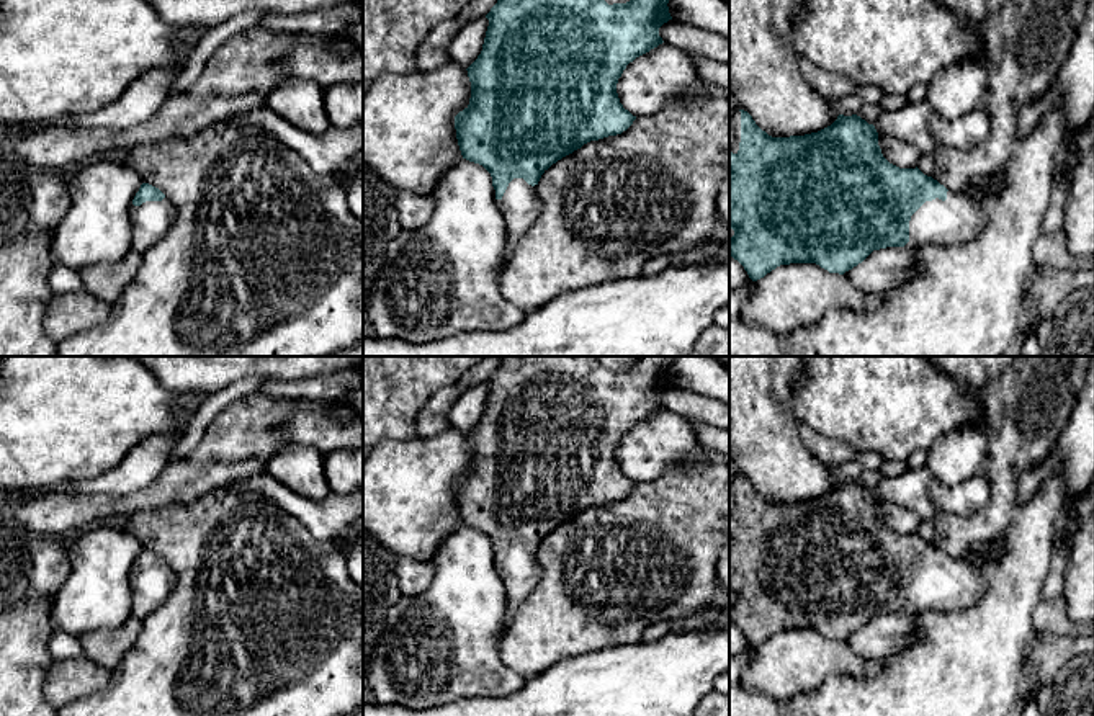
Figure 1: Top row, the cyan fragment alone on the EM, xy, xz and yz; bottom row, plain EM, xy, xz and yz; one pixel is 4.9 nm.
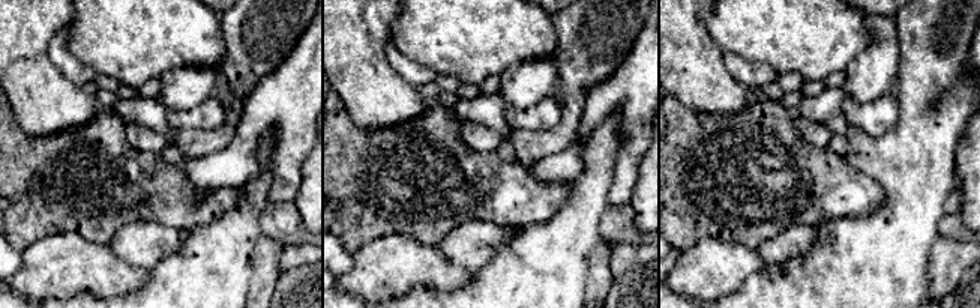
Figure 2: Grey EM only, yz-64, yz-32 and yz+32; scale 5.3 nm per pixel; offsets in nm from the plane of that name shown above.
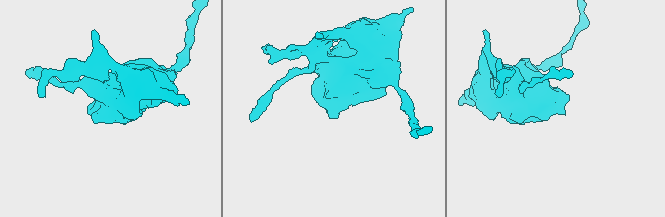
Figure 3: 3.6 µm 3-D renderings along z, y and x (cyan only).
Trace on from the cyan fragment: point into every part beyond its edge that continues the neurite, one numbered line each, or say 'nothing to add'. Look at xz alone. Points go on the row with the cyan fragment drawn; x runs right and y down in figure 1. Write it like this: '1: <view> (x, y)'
1: xz (520, 205)

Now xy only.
1: xy (151, 221)

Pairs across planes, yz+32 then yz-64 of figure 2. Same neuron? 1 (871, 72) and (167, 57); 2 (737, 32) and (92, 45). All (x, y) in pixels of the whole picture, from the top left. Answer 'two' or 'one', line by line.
1: two
2: one

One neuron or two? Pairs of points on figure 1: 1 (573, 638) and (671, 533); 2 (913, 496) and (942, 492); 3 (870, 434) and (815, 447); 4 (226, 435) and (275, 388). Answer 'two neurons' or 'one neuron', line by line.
1: one neuron
2: two neurons
3: two neurons
4: two neurons

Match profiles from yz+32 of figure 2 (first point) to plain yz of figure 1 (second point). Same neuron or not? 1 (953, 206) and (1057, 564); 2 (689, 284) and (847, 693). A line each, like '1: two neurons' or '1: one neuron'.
1: one neuron
2: two neurons

